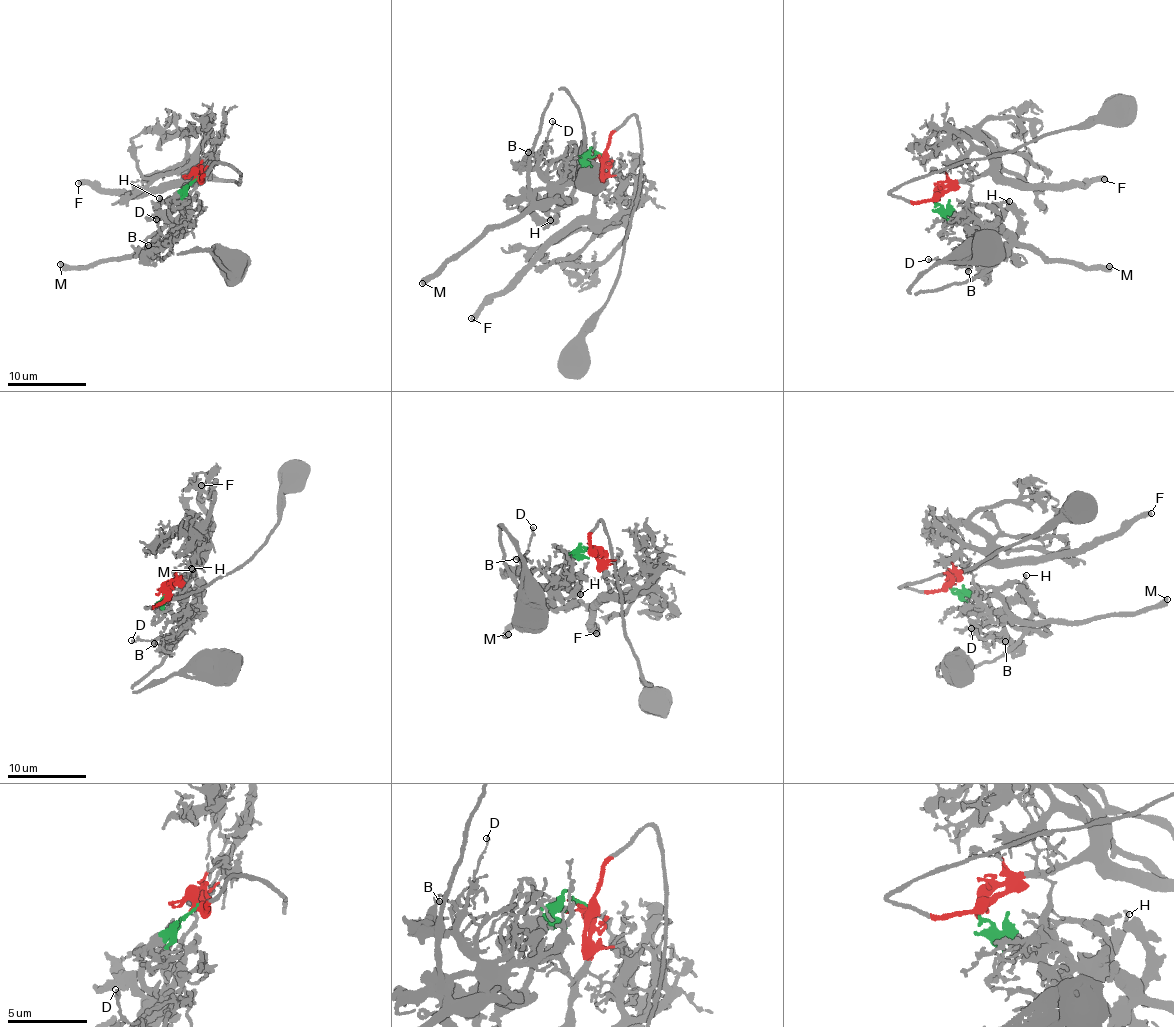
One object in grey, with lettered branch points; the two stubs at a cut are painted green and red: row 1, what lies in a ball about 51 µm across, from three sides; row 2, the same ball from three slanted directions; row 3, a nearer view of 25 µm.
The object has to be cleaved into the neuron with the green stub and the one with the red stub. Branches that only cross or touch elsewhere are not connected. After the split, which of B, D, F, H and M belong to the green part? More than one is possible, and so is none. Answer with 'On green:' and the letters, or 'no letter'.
On green: B, D, H, M

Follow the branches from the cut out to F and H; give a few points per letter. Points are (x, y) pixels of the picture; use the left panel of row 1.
F: (197, 177), (199, 180), (200, 176), (190, 176), (144, 194), (101, 193), (77, 183)
H: (197, 177), (188, 187), (176, 192), (170, 206), (171, 217), (177, 222), (163, 216), (159, 198)

